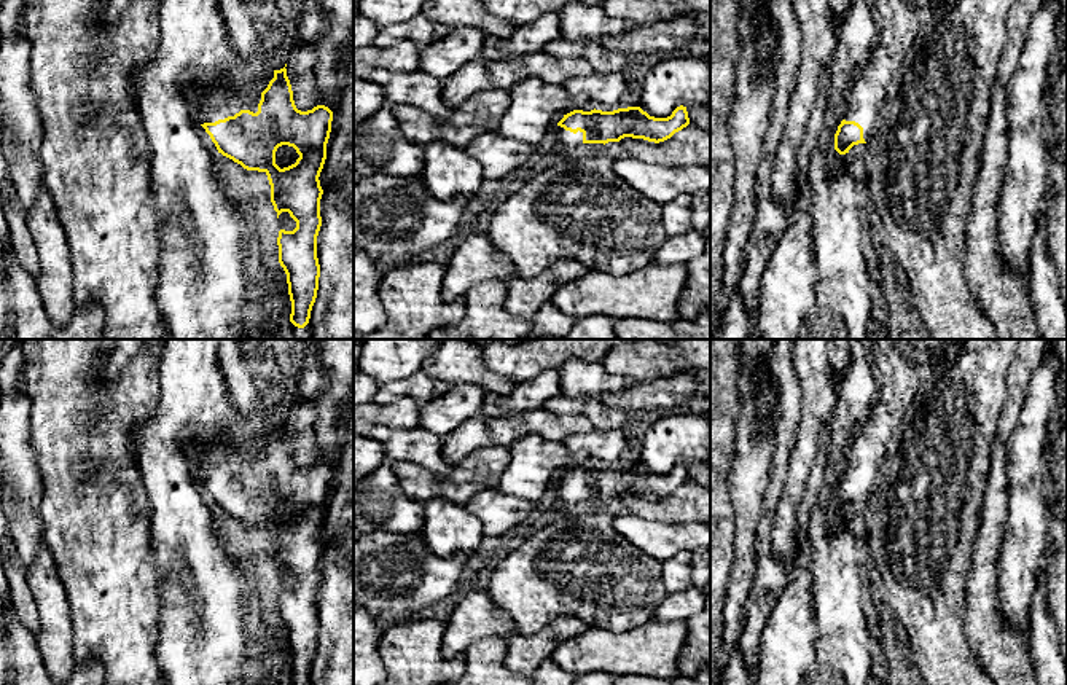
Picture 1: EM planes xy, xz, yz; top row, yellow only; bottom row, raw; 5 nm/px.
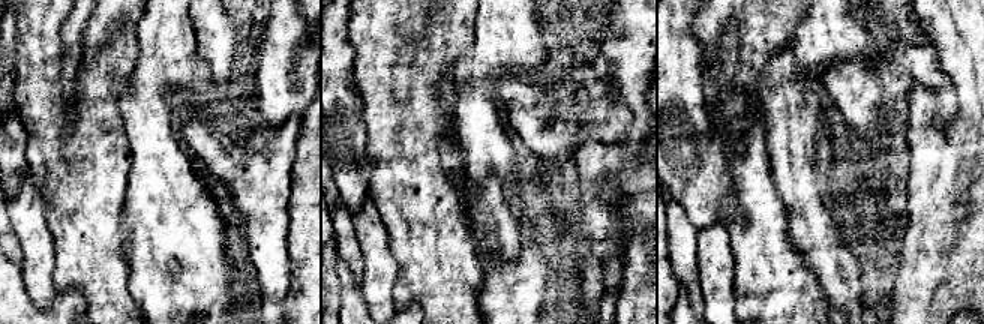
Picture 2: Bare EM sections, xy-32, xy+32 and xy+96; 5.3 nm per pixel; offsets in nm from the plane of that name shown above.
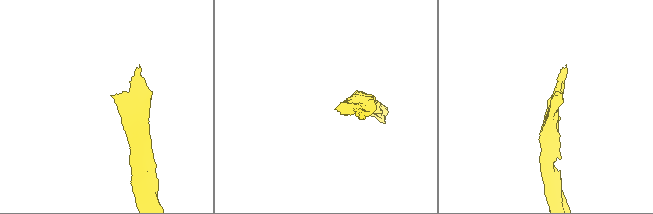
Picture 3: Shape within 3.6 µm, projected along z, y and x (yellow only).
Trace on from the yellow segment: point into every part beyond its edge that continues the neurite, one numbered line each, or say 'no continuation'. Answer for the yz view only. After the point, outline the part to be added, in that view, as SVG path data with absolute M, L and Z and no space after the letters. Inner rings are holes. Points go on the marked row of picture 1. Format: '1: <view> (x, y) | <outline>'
1: yz (900, 24) | M871 0L879 41L854 83L844 113L846 121L863 127L865 142L874 131L887 92L898 88L898 78L917 53L922 35L940 25L956 2Z

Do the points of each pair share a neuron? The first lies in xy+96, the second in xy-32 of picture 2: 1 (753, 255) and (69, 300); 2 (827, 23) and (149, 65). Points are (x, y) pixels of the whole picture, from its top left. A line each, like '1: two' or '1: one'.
1: two
2: one

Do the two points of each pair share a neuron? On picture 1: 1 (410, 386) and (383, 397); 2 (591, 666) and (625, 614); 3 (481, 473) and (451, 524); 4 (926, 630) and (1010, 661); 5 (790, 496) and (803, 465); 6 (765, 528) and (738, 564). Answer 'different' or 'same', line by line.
1: same
2: different
3: different
4: different
5: same
6: different

